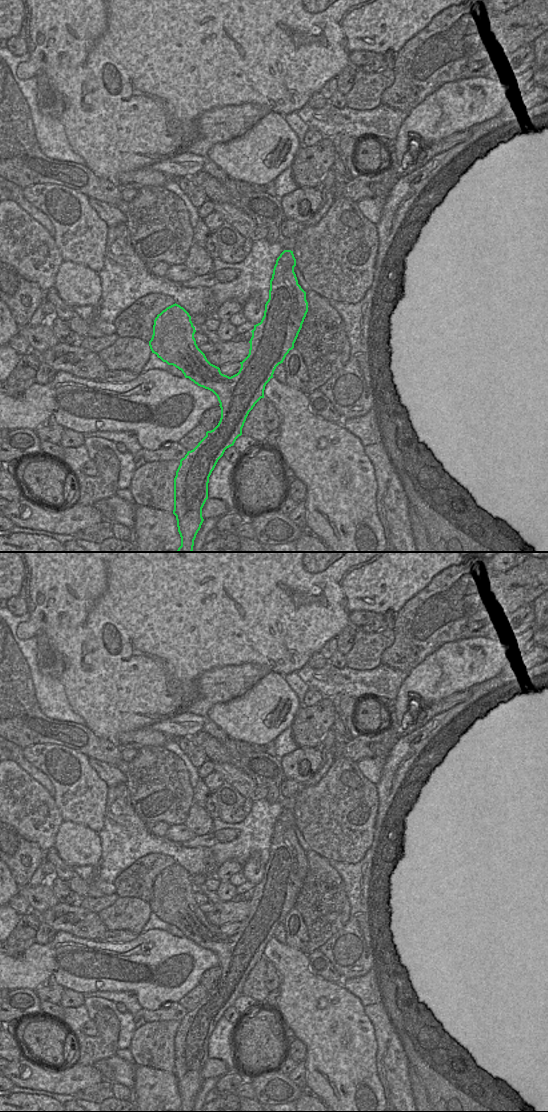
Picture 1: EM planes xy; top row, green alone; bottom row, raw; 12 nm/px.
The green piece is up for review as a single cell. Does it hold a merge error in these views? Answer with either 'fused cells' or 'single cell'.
single cell

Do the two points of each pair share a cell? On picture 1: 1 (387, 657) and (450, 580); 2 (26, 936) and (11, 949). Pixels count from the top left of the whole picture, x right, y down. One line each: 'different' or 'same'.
1: same
2: same

